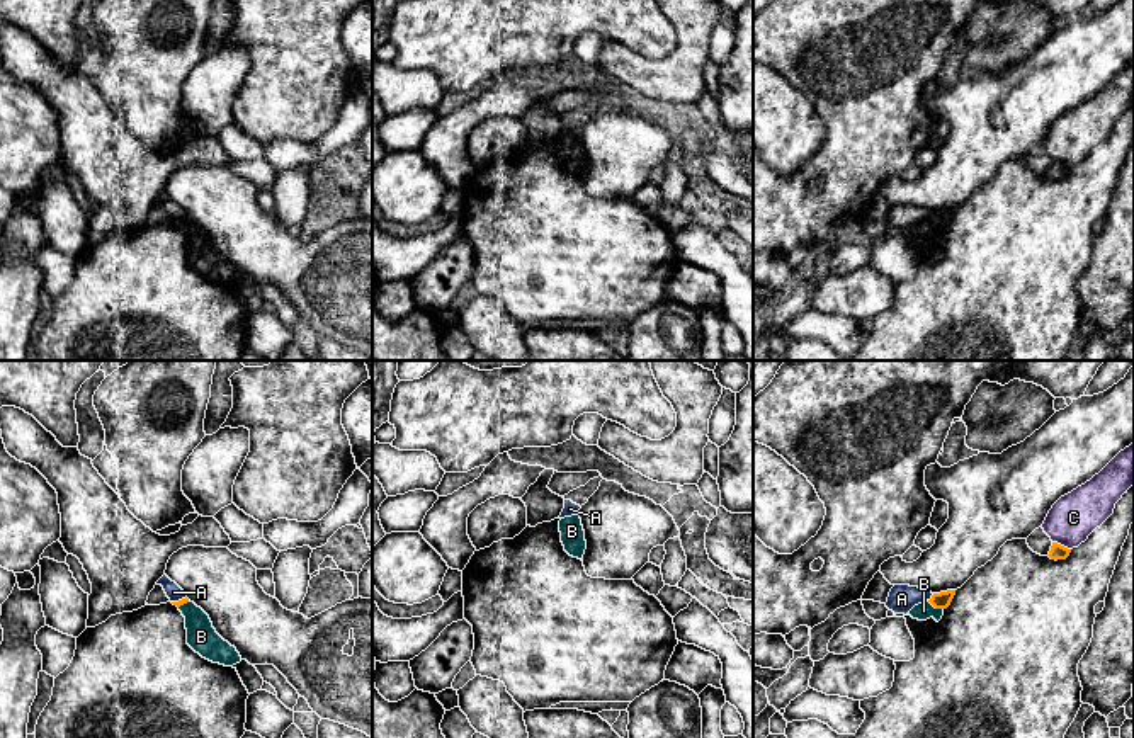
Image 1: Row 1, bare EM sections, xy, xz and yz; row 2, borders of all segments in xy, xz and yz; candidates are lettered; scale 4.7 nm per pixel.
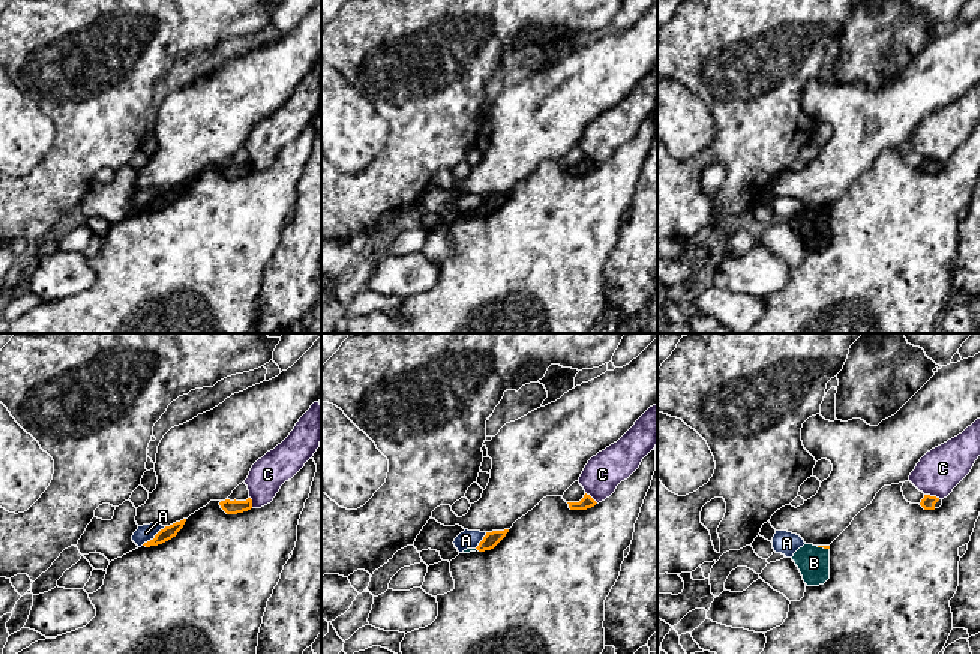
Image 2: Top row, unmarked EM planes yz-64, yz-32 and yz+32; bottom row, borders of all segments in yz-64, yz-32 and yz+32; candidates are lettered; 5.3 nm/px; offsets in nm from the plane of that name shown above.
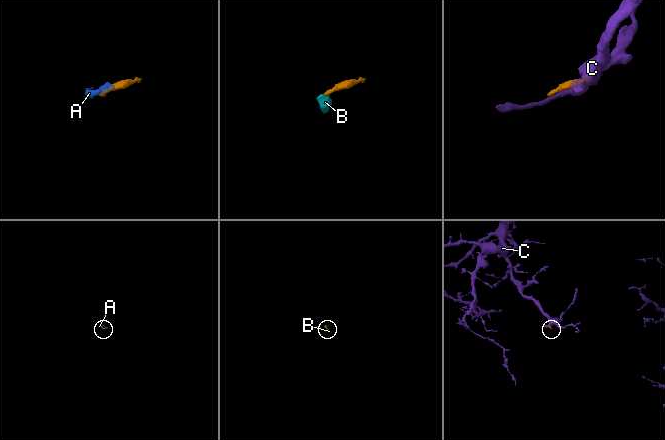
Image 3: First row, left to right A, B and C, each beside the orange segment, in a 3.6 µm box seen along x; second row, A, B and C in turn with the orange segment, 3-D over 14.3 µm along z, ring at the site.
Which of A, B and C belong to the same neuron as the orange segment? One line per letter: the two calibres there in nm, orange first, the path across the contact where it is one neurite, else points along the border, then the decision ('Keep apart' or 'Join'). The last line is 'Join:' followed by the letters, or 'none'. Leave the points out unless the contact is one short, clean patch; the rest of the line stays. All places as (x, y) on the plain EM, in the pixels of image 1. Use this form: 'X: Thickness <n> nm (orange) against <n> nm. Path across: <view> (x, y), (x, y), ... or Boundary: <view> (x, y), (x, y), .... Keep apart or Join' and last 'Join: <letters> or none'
A: Thickness 80 nm (orange) against 130 nm. Boundary: yz (934, 213), (929, 220). Keep apart
B: Thickness 80 nm (orange) against 80 nm. Path across: yz (939, 220), (935, 227), (924, 230). Join
C: Thickness 70 nm (orange) against 220 nm. Keep apart
Join: B

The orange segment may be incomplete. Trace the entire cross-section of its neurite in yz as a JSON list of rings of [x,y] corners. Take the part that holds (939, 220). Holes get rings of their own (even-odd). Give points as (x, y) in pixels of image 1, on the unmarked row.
[[[955,209],[933,213],[930,219],[915,224],[908,235],[918,240],[927,240],[933,236],[938,241],[944,235],[944,230],[950,224],[954,214]]]

